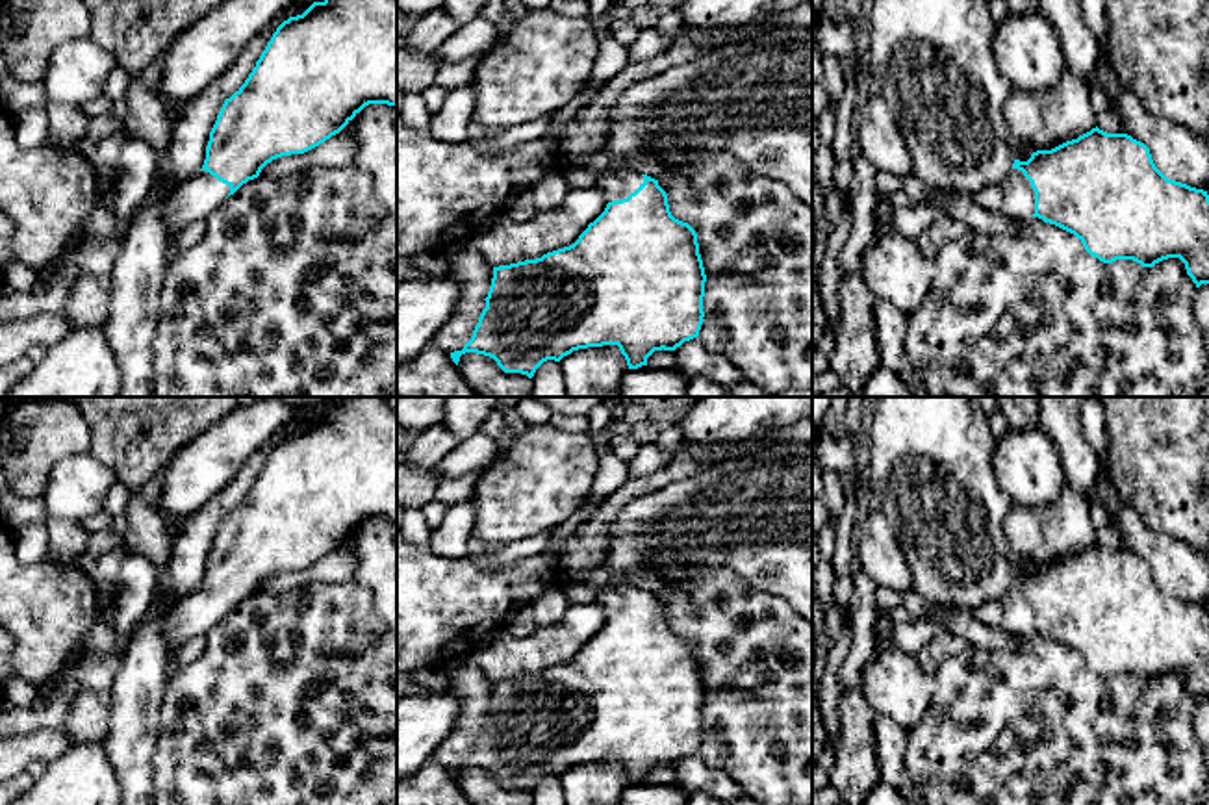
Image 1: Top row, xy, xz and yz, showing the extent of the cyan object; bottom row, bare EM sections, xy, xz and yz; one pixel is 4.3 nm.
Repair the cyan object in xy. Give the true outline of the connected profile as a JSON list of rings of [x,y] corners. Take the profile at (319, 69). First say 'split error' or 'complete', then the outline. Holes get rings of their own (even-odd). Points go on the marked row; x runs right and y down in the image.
split error | [[[325,0],[313,2],[302,15],[284,20],[245,83],[224,100],[210,132],[202,169],[184,182],[163,204],[169,234],[167,262],[182,250],[182,230],[204,223],[226,197],[260,176],[276,158],[304,154],[339,134],[365,106],[388,104],[397,108],[397,0]]]

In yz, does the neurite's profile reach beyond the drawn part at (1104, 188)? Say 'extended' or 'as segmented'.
extended

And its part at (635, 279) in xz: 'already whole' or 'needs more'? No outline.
needs more

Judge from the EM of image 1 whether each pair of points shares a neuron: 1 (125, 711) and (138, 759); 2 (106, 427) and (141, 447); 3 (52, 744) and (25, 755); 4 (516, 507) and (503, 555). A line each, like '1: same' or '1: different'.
1: same
2: same
3: same
4: different

